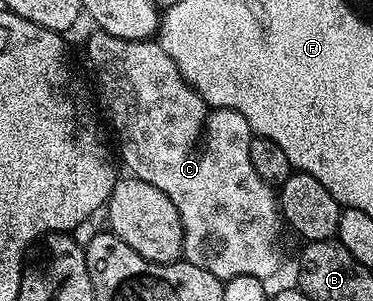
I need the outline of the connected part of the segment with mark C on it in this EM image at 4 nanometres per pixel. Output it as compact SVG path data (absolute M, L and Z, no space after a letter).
M95 31L93 36L87 40L84 44L84 49L86 49L86 56L90 59L90 64L94 67L94 76L98 79L98 88L102 91L102 100L106 103L106 112L110 115L110 124L114 127L114 132L118 135L118 148L116 144L116 152L120 157L121 163L122 160L126 163L126 168L131 177L136 180L143 180L148 182L152 186L156 186L156 190L160 190L164 194L168 194L168 198L172 198L172 206L176 206L176 210L180 214L182 219L182 255L184 257L185 263L195 264L200 266L200 270L208 270L208 274L212 274L217 280L228 281L237 276L251 276L257 280L266 282L269 281L269 276L274 276L278 272L278 267L282 264L282 244L278 241L278 235L281 234L282 228L284 229L284 221L282 218L281 211L278 206L278 198L275 192L275 189L268 182L264 182L264 178L260 178L260 174L256 174L256 169L252 166L252 158L248 158L248 146L252 139L252 133L250 127L248 126L248 118L244 118L244 114L240 114L236 110L231 108L211 108L210 103L206 101L199 94L199 92L194 88L193 84L190 84L186 81L185 78L180 74L180 70L176 66L176 62L172 62L172 58L162 49L161 43L155 42L153 39L148 40L125 40L124 38L116 38L115 36L109 36L106 32Z

